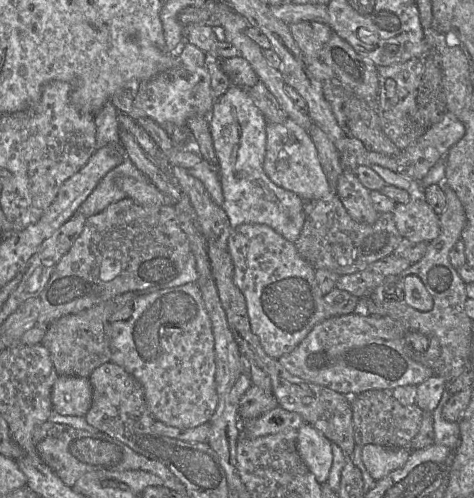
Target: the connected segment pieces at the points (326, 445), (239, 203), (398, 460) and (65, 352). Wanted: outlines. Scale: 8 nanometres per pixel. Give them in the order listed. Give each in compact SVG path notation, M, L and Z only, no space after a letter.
M304 423L297 434L297 450L317 482L327 482L333 462L332 442L309 423Z
M231 85L225 94L215 101L208 119L214 149L219 161L220 181L224 198L222 208L230 220L231 227L234 228L246 223L264 224L271 227L286 240L295 242L301 233L307 216L306 202L294 192L276 185L264 172L267 121L254 105L247 90Z
M375 444L362 447L362 461L371 477L380 479L402 467L410 456L408 448L387 448Z
M130 291L125 294L115 296L105 302L102 302L90 309L63 316L54 321L48 328L41 344L43 344L49 351L54 368L58 376L80 376L89 378L92 371L98 366L111 361L110 348L110 334L109 334L109 320L112 315L124 307L128 302L132 301L138 296L145 295L141 291Z

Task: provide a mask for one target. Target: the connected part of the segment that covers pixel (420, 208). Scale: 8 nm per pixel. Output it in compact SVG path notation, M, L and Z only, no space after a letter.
M421 197L407 204L396 203L392 211L397 230L413 242L431 242L440 233L439 215Z

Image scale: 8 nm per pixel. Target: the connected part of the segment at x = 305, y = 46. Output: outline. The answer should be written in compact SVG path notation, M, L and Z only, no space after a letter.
M303 21L289 25L293 39L305 58L320 58L332 30L323 23Z

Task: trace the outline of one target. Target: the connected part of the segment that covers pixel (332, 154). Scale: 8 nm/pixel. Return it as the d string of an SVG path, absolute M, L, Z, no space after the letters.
M313 123L308 132L316 146L318 158L327 180L335 191L338 178L343 173L340 154L332 140L316 124Z

